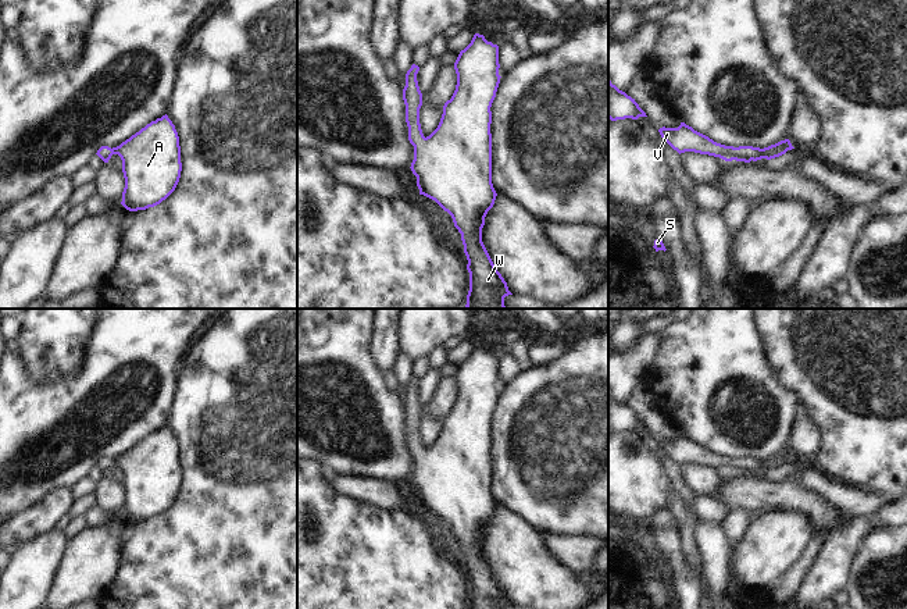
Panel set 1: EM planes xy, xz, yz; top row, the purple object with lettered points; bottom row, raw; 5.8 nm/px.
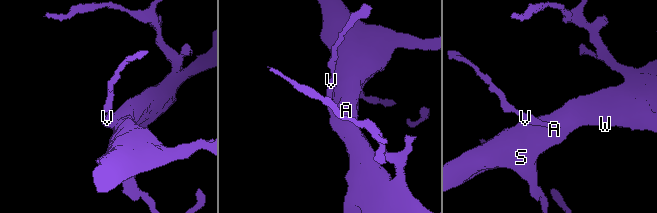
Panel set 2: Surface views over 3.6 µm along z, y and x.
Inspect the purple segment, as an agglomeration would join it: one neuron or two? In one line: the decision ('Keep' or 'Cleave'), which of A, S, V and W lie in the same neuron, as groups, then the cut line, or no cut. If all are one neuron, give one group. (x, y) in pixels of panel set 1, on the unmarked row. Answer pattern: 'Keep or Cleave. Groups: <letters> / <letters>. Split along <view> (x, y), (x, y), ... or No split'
Keep. Groups: A S V W. No split.

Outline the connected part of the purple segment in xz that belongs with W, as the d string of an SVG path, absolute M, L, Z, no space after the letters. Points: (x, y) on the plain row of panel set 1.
M475 345L471 355L460 363L454 374L457 385L456 402L443 417L438 439L426 449L419 435L422 405L417 392L418 377L413 375L407 382L403 400L408 452L414 457L414 471L410 480L417 488L419 506L435 512L447 523L461 545L469 584L467 609L506 609L513 606L482 553L485 528L497 508L492 495L490 419L501 389L499 380L499 357L488 353L483 346Z

